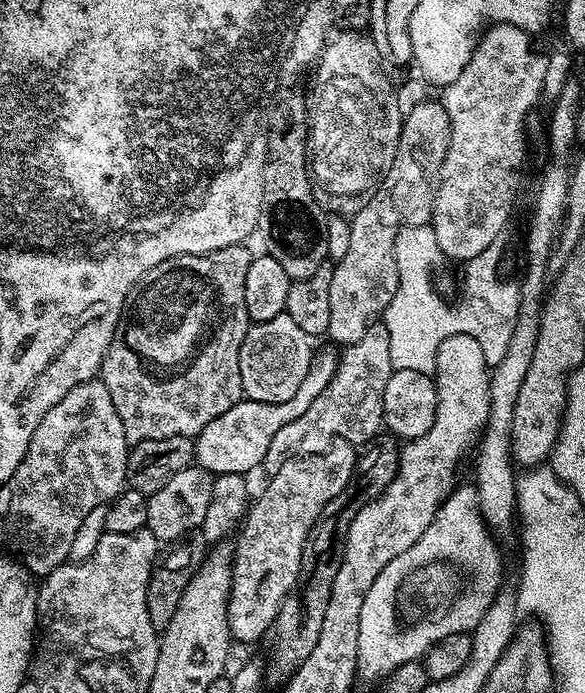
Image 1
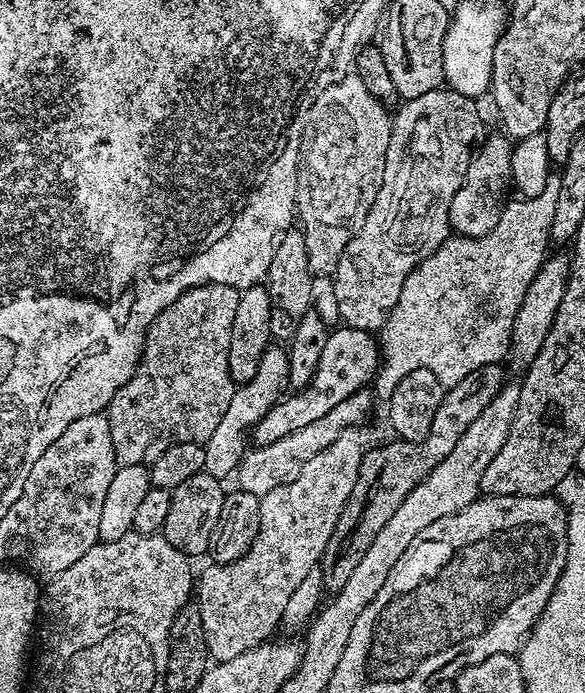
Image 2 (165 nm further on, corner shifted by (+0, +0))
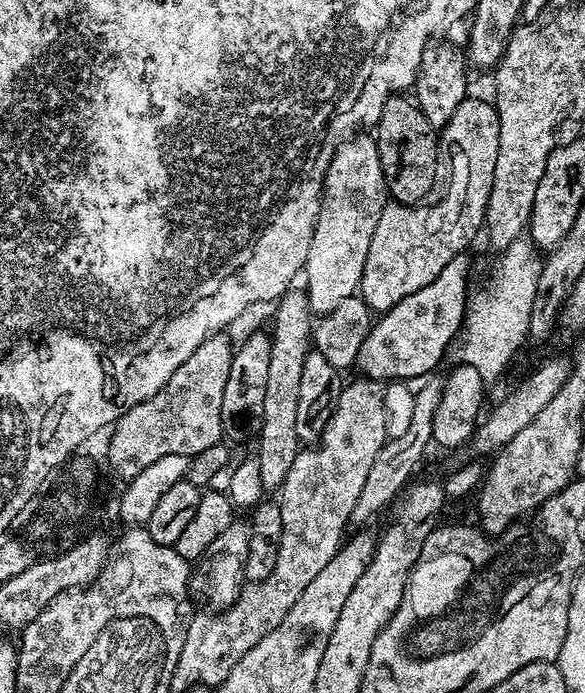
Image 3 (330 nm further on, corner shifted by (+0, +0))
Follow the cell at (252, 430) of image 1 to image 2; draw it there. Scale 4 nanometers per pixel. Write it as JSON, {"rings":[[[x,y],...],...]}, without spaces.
{"rings":[[[336,326],[326,338],[326,347],[322,350],[322,359],[318,362],[312,381],[295,394],[285,395],[261,420],[251,429],[251,439],[259,446],[270,446],[278,442],[278,438],[286,438],[286,434],[294,434],[294,430],[302,430],[302,426],[310,426],[310,422],[318,422],[322,414],[330,414],[338,402],[346,402],[350,394],[361,391],[371,385],[382,365],[381,346],[377,337],[366,329],[347,326]]]}

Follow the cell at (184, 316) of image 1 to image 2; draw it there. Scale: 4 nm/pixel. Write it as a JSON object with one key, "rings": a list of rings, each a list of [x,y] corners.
{"rings":[[[200,284],[196,288],[190,288],[183,292],[177,300],[170,302],[161,312],[152,319],[152,325],[144,333],[144,346],[139,353],[140,362],[135,365],[135,372],[124,385],[114,394],[114,398],[108,403],[106,415],[110,422],[110,438],[114,442],[114,454],[117,465],[143,464],[148,466],[159,458],[174,442],[204,444],[218,427],[218,422],[226,414],[226,408],[230,405],[231,396],[236,393],[237,385],[234,383],[230,372],[230,334],[234,324],[234,316],[238,311],[240,292],[229,284]]]}

